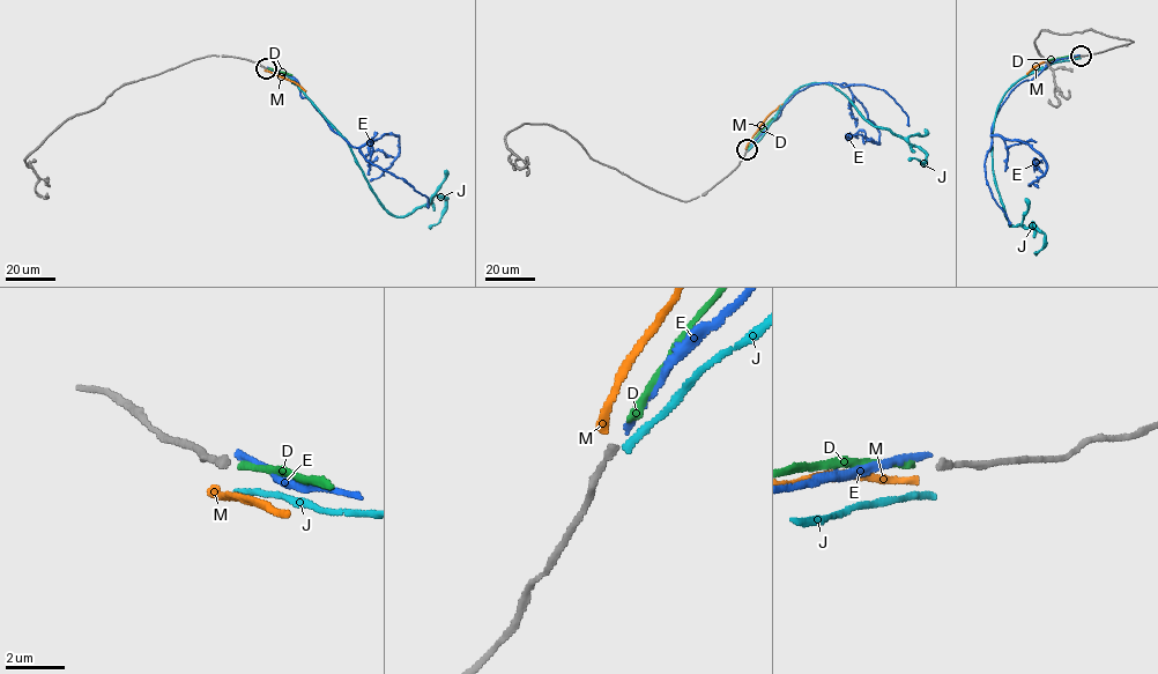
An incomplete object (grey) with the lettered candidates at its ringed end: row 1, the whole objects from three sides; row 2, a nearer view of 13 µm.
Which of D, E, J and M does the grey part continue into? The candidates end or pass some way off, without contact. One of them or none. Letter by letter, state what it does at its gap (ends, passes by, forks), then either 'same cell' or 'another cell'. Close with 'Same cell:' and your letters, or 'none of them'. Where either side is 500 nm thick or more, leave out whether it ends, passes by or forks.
D: it ends; same cell
E: it ends; another cell
J: it ends; another cell
M: it ends; another cell
Same cell: D

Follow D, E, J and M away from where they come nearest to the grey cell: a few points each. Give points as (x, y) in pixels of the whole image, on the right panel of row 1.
D: (1078, 56), (1047, 60)
E: (1079, 54), (1049, 63), (1019, 82), (993, 123), (992, 136), (1031, 146), (1045, 173), (1034, 158), (1039, 168)
J: (1079, 58), (1017, 80), (996, 111), (992, 170), (1010, 226), (1033, 222), (1044, 235), (1036, 254)
M: (1078, 57), (1045, 61), (1026, 74)

